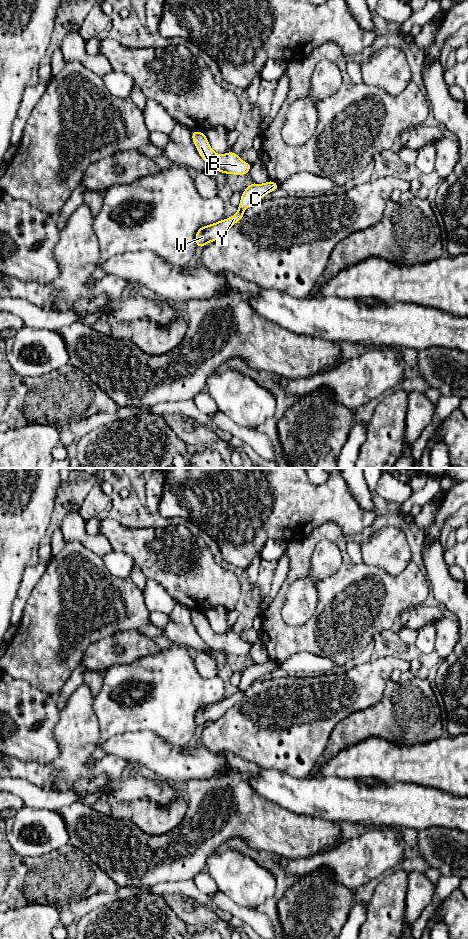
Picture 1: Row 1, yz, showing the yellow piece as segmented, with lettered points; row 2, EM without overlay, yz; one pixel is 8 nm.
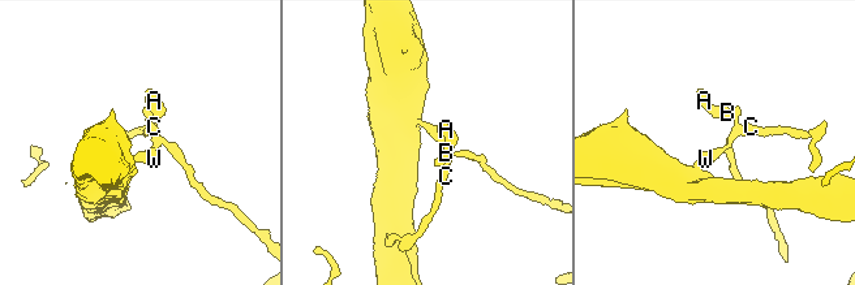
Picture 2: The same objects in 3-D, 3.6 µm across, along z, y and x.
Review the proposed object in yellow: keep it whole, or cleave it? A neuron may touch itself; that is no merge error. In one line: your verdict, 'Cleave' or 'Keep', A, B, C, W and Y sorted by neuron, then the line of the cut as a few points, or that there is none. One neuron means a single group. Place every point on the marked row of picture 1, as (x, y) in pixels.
Cleave. Groups: A B C / W Y. Split along yz (238, 209), (243, 212)

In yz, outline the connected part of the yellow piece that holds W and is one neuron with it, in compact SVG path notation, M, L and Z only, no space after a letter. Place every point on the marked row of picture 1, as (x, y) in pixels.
M238 210L233 216L228 219L220 220L213 224L201 227L198 229L195 235L195 242L198 248L204 247L209 242L214 242L222 237L228 229L230 229L235 223L240 221L244 216L244 212Z

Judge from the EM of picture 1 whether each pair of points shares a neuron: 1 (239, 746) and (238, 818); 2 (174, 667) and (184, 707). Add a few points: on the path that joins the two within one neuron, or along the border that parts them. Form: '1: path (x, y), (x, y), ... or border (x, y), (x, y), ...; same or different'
1: border (220, 752), (232, 752), (255, 762), (260, 767); different
2: path (174, 677), (174, 697); same

